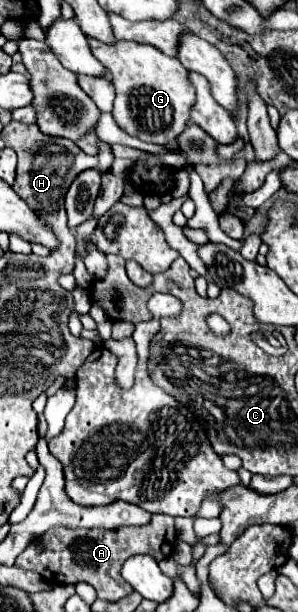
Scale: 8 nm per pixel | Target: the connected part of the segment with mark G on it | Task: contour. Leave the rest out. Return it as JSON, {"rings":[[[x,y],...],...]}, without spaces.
{"rings":[[[87,38],[87,42],[93,56],[105,64],[111,76],[111,84],[115,88],[113,118],[119,128],[145,142],[173,142],[189,122],[189,108],[195,102],[195,90],[187,84],[187,70],[181,66],[181,62],[159,52],[151,44],[129,40],[103,44],[95,38]]]}

